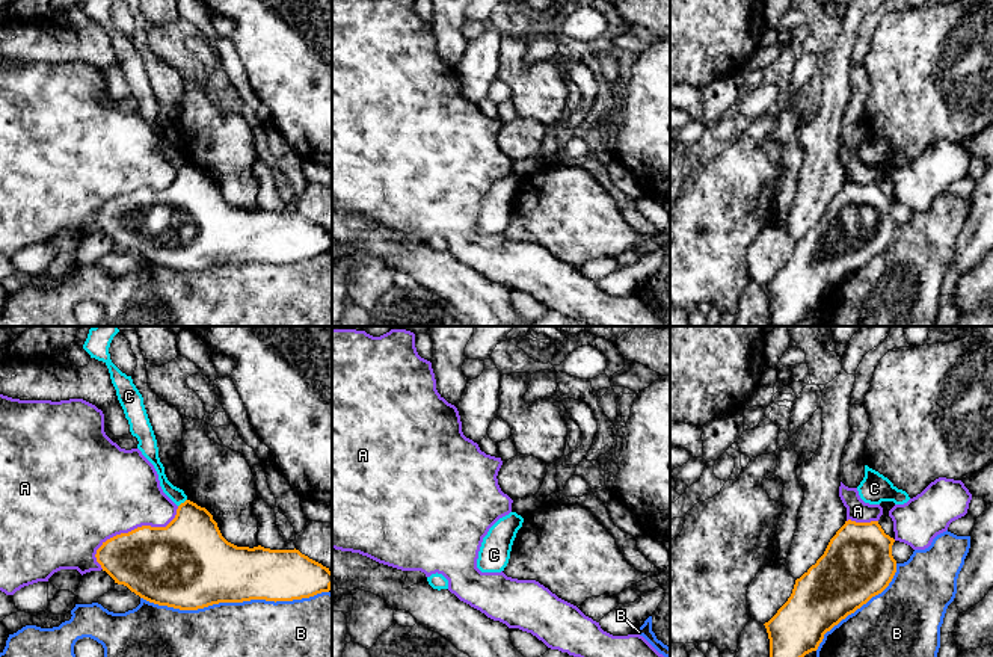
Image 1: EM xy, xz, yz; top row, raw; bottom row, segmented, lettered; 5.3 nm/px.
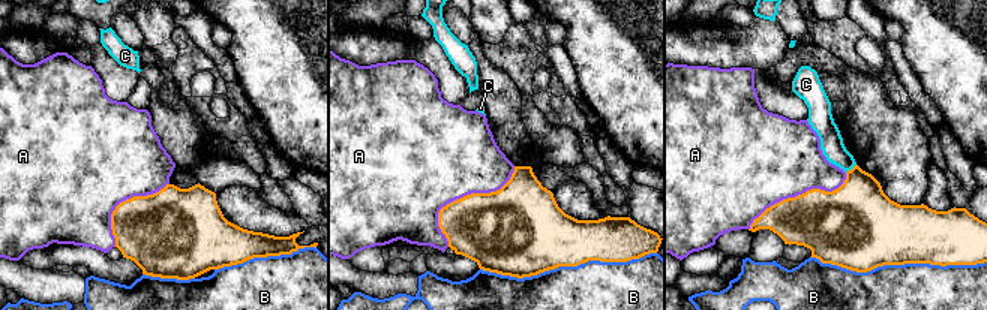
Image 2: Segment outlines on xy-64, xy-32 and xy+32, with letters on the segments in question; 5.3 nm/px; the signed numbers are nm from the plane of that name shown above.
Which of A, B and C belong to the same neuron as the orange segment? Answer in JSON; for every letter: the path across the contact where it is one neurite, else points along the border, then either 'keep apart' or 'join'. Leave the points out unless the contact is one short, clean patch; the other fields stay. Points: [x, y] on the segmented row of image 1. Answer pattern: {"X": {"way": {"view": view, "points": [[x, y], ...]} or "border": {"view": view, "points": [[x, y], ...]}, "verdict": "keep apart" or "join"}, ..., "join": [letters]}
{"A": {"verdict": "keep apart"}, "B": {"verdict": "keep apart"}, "C": {"border": {"view": "xy", "points": [[186, 499], [178, 506]]}, "verdict": "keep apart"}, "join": []}

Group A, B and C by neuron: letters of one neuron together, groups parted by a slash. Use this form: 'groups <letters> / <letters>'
groups A B / C

